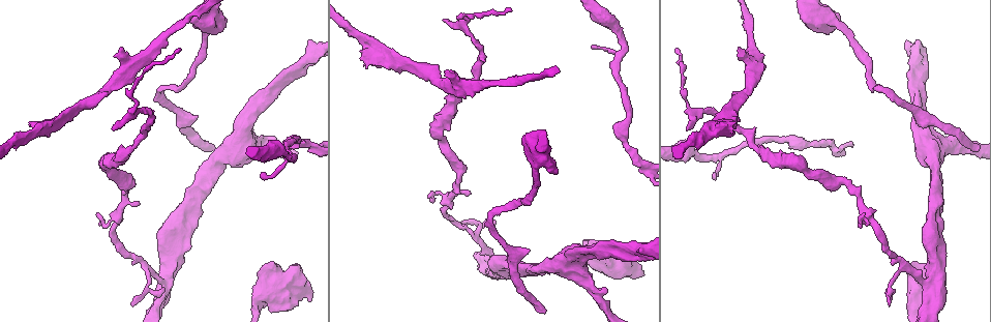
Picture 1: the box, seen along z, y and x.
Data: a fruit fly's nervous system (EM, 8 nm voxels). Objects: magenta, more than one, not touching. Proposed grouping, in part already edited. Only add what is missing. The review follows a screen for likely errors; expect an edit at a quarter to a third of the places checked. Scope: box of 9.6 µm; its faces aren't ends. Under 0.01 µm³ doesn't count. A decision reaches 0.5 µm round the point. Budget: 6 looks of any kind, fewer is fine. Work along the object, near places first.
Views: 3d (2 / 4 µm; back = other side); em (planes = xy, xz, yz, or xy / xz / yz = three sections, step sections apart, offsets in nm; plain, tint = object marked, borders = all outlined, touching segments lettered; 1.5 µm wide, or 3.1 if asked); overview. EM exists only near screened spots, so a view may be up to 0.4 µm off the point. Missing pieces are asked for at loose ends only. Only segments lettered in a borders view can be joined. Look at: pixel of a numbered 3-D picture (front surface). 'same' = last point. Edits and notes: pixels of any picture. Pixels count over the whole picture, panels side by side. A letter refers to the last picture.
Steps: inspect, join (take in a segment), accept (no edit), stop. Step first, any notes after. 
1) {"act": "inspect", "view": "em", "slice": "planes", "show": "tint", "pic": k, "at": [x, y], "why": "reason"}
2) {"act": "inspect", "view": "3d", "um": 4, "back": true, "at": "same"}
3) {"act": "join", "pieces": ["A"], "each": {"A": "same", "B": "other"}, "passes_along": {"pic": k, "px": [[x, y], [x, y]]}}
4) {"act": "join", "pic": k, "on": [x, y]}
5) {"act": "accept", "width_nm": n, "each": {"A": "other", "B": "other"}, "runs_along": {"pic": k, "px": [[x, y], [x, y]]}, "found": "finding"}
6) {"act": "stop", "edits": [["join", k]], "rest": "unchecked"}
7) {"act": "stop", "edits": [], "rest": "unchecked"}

{"act": "inspect", "view": "em", "slice": "planes", "show": "borders", "pic": 1, "at": [835, 29], "why": "thick end"}

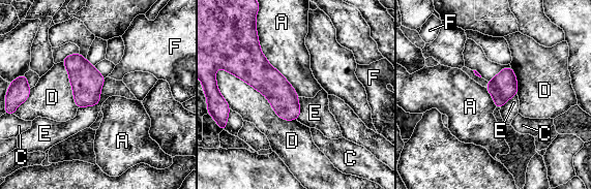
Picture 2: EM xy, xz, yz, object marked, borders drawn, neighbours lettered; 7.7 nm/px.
{"act": "accept", "each": {"A": "other", "C": "other", "D": "other", "E": "other", "F": "other"}, "border": {"pic": 2, "px": [[106, 77], [100, 99], [79, 108]]}, "found": "no lettered segment goes on from it"}

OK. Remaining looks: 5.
{"act": "inspect", "view": "em", "slice": "xz", "step": 4, "show": "tint", "pic": 1, "at": [714, 173], "why": "free end"}

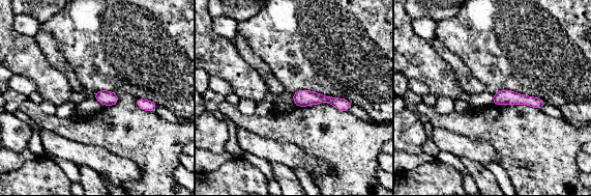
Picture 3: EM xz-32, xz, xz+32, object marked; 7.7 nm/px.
{"act": "inspect", "view": "em", "slice": "xz", "step": 4, "show": "borders", "at": "same"}

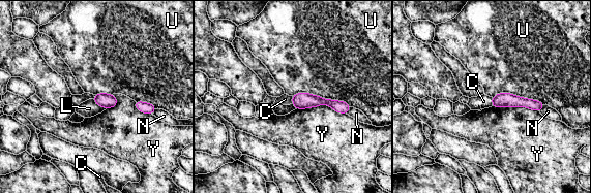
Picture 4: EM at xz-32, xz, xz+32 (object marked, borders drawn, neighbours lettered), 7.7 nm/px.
{"act": "accept", "each": {"C": "other", "L": "other", "N": "other", "U": "other", "Y": "other"}, "runs_along": {"pic": 4, "px": [[295, 97], [347, 107]]}, "found": "none of them fits"}

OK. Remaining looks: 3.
{"act": "inspect", "view": "3d", "um": 4, "pic": 1, "at": [113, 130], "why": "branch stops here"}

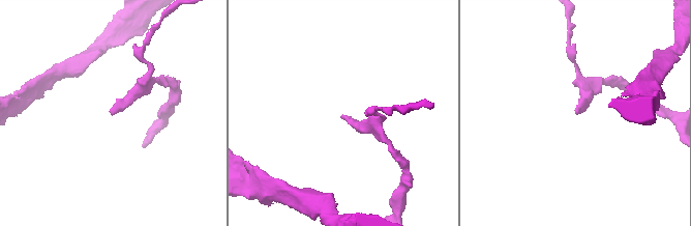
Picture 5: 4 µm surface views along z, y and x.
{"act": "inspect", "view": "em", "slice": "xy", "step": 8, "show": "tint", "pic": 5, "at": [346, 119]}

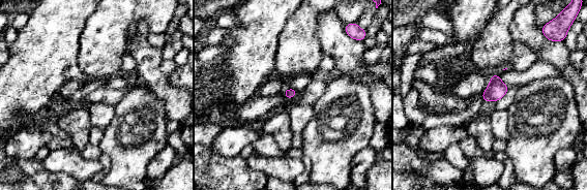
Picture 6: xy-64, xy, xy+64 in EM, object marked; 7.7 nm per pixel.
{"act": "inspect", "view": "em", "slice": "planes", "show": "borders", "at": "same", "why": "another direction"}

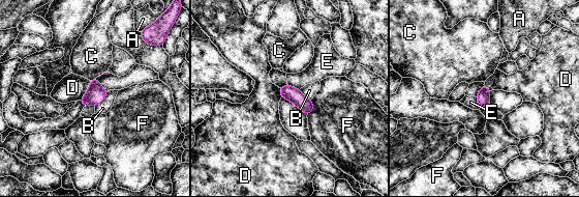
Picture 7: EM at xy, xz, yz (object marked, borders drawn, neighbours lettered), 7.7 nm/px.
{"act": "accept", "each": {"A": "other", "B": "other", "C": "other", "D": "other", "E": "other", "F": "other"}, "found": "no lettered segment goes on from it"}

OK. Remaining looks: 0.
{"act": "stop", "edits": [], "rest": "unchecked"}

